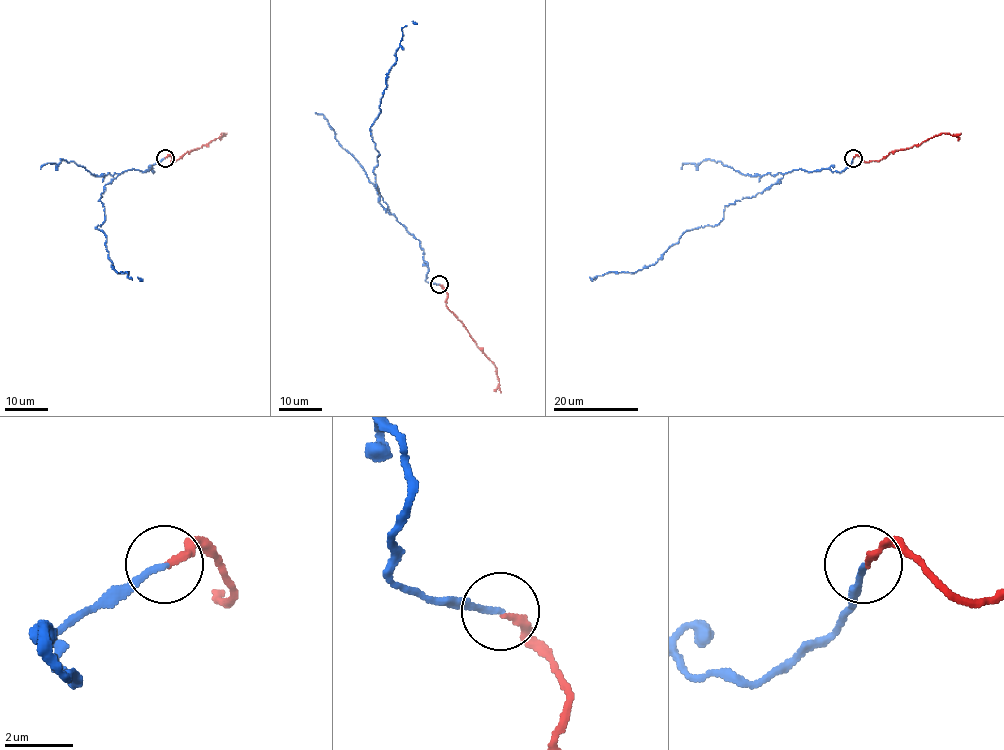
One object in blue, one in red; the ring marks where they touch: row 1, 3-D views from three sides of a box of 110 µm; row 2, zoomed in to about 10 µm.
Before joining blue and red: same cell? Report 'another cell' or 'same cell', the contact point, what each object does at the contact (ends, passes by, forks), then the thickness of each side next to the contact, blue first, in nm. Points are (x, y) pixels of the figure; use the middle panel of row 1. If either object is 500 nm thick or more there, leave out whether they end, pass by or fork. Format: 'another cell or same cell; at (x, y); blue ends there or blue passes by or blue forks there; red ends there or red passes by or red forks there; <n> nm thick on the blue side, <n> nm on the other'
same cell; at (439, 284); blue ends there; red ends there; 180 nm thick on the blue side, 200 nm on the other

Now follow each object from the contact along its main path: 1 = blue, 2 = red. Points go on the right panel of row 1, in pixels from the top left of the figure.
1: (853, 157), (839, 172), (791, 170), (754, 197), (724, 206), (713, 226), (687, 230), (654, 264), (592, 281)
2: (853, 157), (857, 155), (864, 162), (880, 160), (890, 152), (919, 146), (936, 135), (947, 133), (960, 139)

